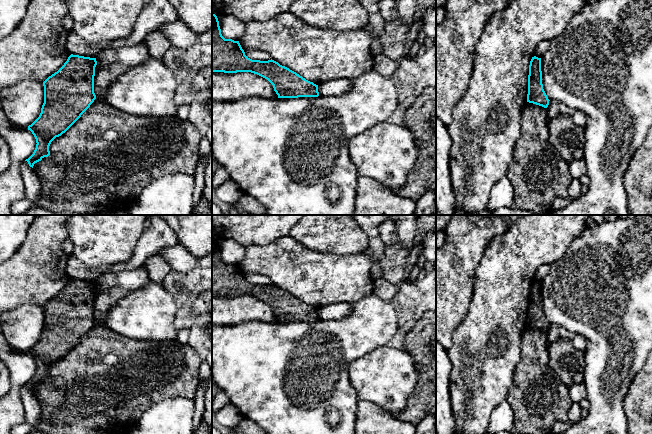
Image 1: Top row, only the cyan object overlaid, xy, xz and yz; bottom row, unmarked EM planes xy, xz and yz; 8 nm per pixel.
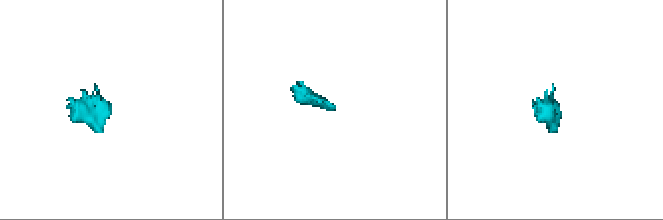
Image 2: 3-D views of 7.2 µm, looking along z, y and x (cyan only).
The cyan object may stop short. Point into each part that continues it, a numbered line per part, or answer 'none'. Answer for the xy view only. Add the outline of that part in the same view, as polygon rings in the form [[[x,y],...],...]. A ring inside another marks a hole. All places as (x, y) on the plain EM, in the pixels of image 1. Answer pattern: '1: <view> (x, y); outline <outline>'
none

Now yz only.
none

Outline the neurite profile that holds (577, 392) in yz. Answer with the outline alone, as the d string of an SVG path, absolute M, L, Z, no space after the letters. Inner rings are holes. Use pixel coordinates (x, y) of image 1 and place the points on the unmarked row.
M584 383L574 384L568 388L569 396L573 403L579 403L586 398L587 391Z

